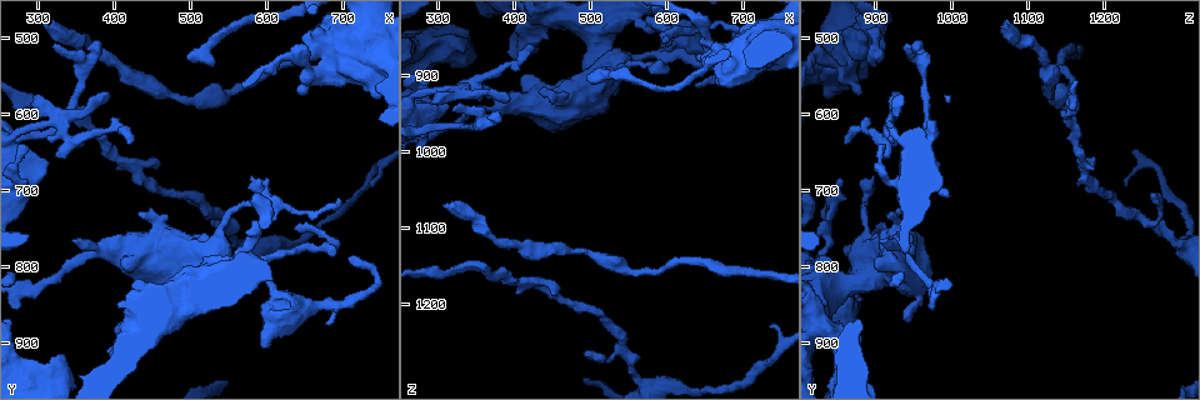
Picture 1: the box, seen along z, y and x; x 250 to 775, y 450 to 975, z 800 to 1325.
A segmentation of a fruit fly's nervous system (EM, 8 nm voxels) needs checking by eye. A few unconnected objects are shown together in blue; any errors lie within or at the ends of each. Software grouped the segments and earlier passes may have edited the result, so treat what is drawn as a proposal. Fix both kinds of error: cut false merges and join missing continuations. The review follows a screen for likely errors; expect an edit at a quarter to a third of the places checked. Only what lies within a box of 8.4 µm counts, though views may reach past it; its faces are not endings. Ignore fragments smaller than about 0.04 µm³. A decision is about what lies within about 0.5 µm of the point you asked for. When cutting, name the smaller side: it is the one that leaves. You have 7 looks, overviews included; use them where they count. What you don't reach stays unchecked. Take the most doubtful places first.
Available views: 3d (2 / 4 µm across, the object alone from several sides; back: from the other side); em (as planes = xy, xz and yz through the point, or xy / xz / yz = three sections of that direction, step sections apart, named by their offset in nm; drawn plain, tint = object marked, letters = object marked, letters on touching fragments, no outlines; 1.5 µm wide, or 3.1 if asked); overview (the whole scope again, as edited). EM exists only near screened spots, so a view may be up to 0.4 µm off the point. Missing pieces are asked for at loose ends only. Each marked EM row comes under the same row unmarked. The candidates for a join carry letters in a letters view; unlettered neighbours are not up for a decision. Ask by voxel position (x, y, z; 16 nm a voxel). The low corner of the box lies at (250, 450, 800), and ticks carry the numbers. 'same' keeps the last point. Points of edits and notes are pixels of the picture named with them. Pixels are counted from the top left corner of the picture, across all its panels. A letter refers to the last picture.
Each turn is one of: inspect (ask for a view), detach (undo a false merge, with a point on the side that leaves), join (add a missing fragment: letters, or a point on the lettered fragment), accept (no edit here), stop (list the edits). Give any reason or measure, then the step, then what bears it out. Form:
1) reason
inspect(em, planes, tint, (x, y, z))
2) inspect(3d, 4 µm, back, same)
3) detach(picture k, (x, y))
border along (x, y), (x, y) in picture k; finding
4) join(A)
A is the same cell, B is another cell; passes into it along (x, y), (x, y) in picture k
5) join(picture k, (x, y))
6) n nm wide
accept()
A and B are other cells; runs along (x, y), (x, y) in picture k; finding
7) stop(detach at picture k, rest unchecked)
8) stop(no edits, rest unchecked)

inspect(em, planes, letters, (580, 685, 900))

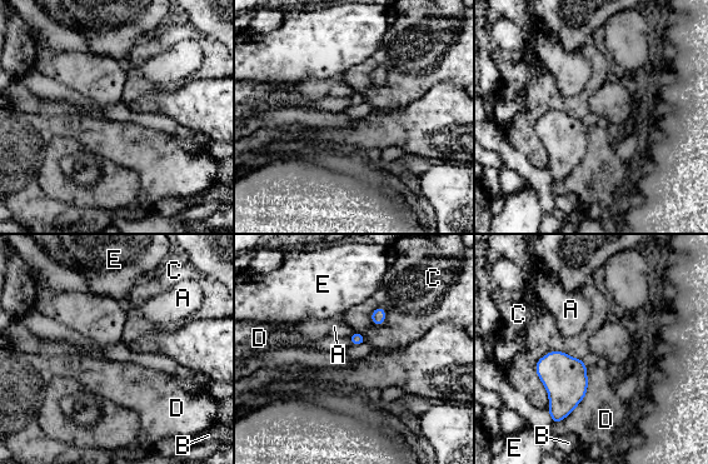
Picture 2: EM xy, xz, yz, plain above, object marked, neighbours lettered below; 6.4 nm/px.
accept()
A, B, C, D and E are other cells; border along (587, 368), (587, 393), (574, 408) in picture 2; no lettered fragment goes on from it

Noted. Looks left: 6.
inspect(3d, 2 µm, (395, 570, 930))

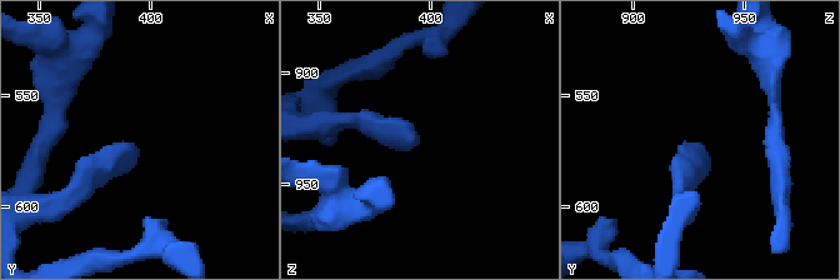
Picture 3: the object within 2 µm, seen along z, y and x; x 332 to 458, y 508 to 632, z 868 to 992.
inspect(em, xz, step 4, letters, (393, 572, 931))

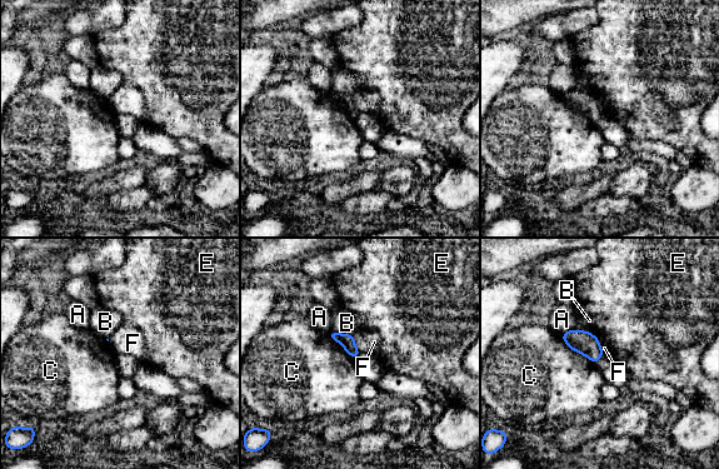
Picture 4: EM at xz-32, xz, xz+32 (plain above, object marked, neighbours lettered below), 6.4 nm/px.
accept()
A, B, C, E and F are other cells; no lettered fragment goes on from it

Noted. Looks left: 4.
thin end
inspect(em, planes, letters, (490, 705, 1260))

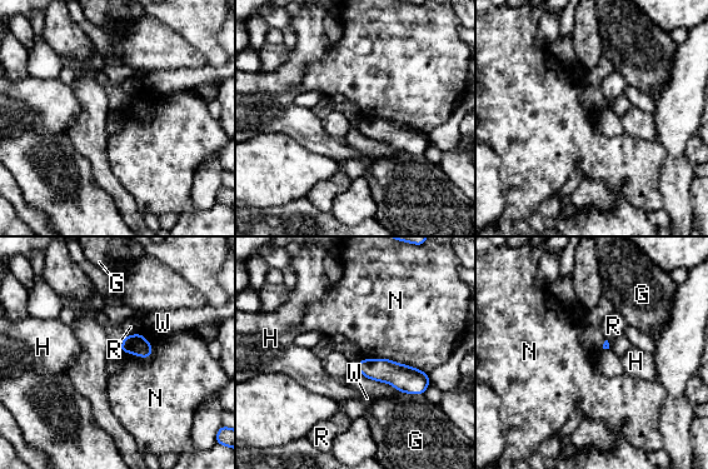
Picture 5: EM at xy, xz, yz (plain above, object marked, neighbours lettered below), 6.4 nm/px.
accept()
G, H, N, R and W are other cells; none of them fits

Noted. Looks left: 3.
stop(no edits, rest unchecked)

